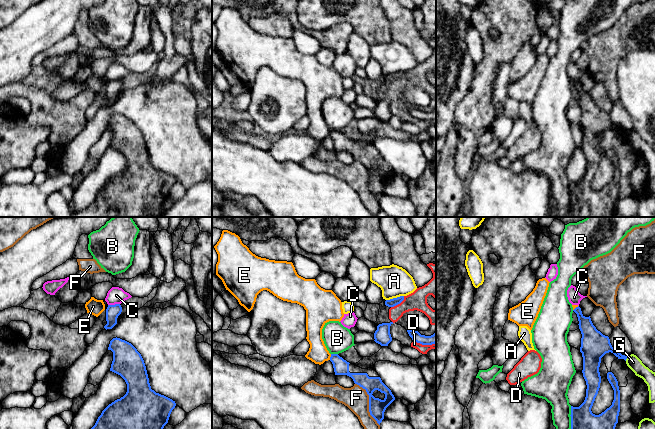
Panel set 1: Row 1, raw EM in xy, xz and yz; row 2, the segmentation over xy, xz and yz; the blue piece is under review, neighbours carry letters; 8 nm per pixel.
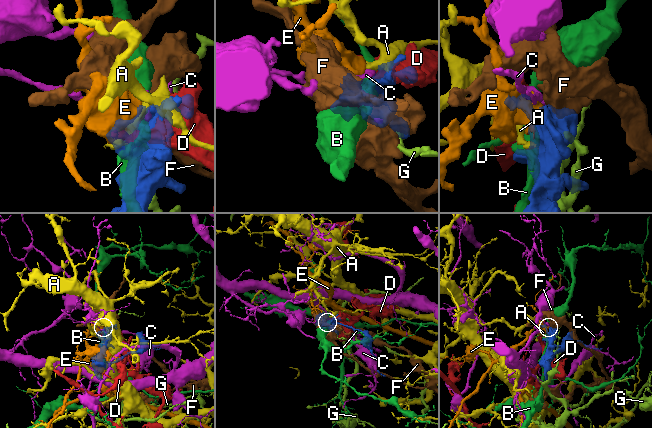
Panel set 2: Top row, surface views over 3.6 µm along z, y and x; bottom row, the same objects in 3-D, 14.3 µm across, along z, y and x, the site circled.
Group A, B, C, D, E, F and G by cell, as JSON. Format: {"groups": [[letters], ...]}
{"groups": [["A"], ["B"], ["C"], ["D"], ["E"], ["F"], ["G"]]}

